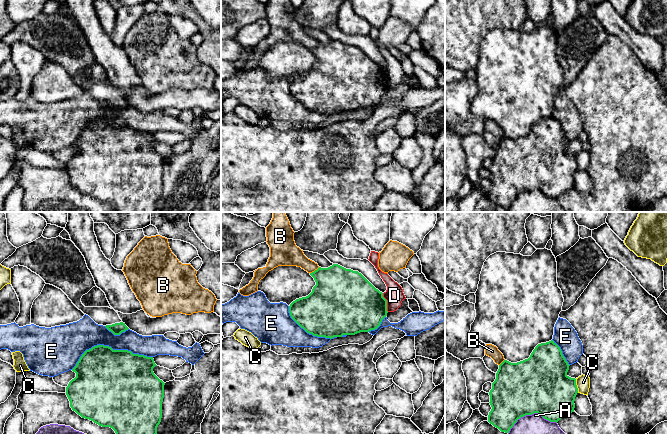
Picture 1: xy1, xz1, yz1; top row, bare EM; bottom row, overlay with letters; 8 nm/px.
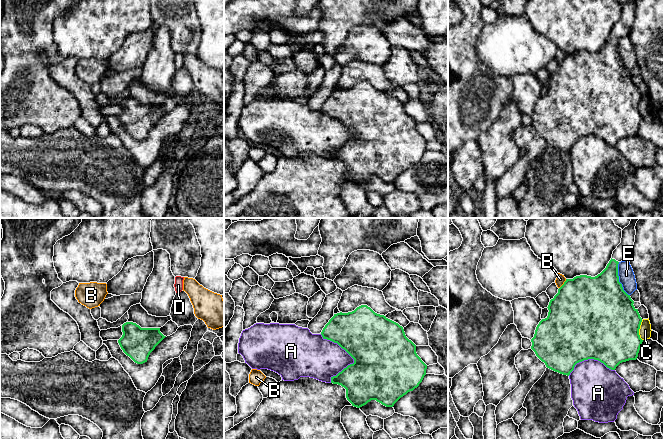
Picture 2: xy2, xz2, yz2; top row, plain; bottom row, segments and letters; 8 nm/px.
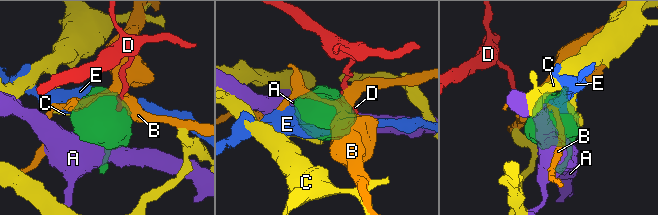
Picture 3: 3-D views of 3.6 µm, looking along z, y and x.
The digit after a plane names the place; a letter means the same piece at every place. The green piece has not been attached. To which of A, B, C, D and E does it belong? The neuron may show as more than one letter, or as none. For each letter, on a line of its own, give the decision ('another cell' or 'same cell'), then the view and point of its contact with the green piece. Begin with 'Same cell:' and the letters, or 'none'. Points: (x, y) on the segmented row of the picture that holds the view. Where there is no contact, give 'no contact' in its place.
Same cell: none
A: another cell; contact xz2 (351, 356)
B: another cell; contact xz1 (315, 270)
C: another cell; contact yz2 (638, 330)
D: another cell; contact xz1 (386, 302)
E: another cell; contact xy1 (109, 347)

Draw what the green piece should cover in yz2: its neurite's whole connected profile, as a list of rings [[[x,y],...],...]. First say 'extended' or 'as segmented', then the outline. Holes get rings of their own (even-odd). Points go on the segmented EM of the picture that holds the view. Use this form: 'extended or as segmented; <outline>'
extended; [[[631,218],[630,224],[622,230],[621,243],[613,251],[611,260],[600,274],[595,277],[580,275],[566,279],[558,293],[550,300],[547,307],[548,316],[539,322],[531,339],[531,349],[547,368],[569,376],[577,363],[588,359],[598,360],[611,370],[615,370],[622,362],[637,359],[643,342],[639,335],[642,318],[633,305],[634,301],[619,282],[618,264],[630,258],[635,242],[635,226],[639,219]]]

